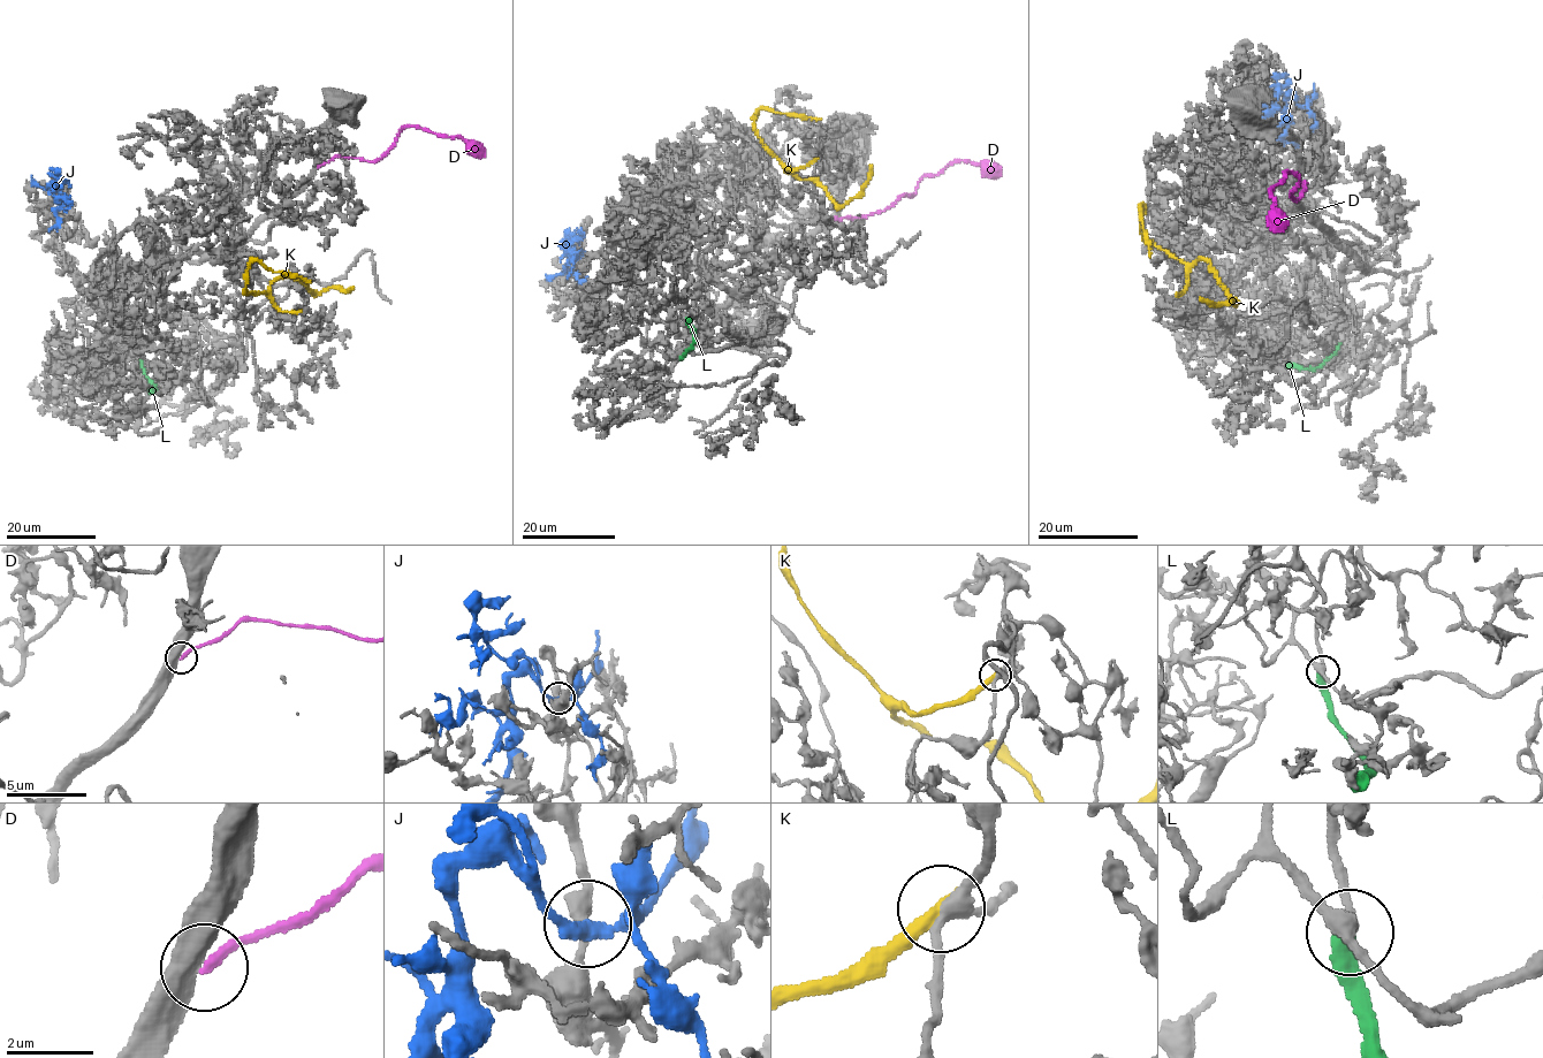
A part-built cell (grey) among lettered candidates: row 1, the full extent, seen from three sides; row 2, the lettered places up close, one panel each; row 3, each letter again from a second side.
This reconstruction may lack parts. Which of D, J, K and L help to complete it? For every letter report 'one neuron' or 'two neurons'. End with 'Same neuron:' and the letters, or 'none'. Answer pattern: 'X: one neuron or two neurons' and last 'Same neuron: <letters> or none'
D: two neurons
J: two neurons
K: two neurons
L: two neurons
Same neuron: none

